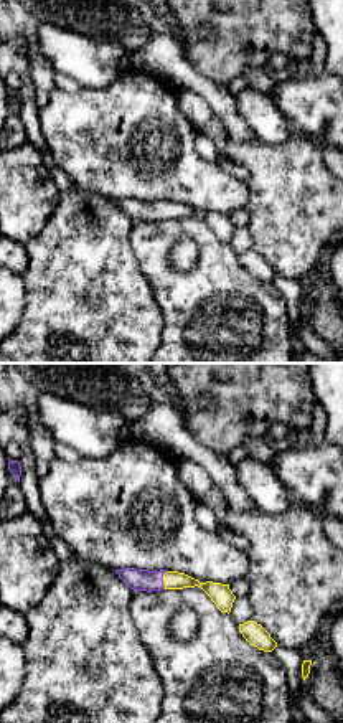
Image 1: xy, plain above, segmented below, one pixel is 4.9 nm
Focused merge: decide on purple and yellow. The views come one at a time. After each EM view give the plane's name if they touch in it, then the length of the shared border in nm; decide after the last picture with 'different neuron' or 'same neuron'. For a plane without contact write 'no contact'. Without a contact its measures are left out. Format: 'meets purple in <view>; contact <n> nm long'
meets purple in xy; contact 90 nm long

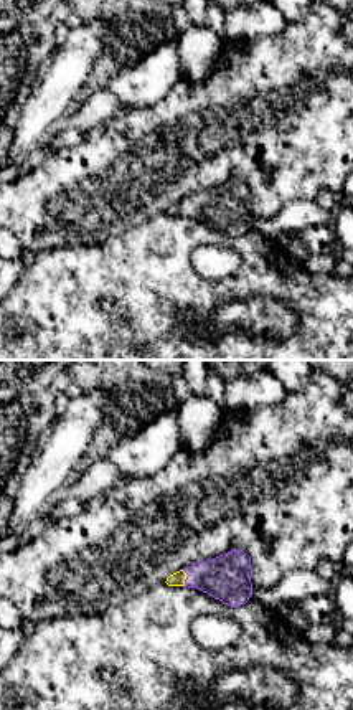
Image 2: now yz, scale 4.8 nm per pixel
meets purple in yz; contact 80 nm long

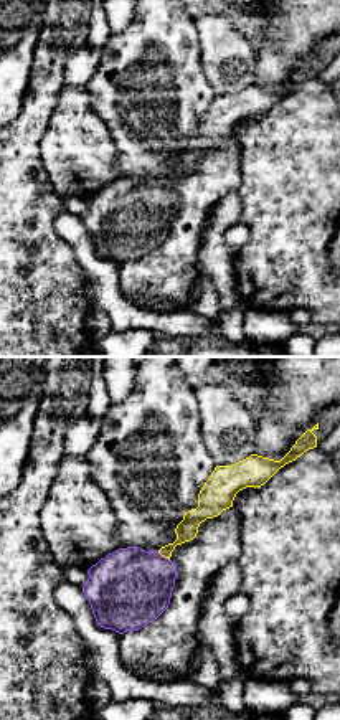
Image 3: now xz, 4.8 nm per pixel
meets purple in xz; contact 80 nm long

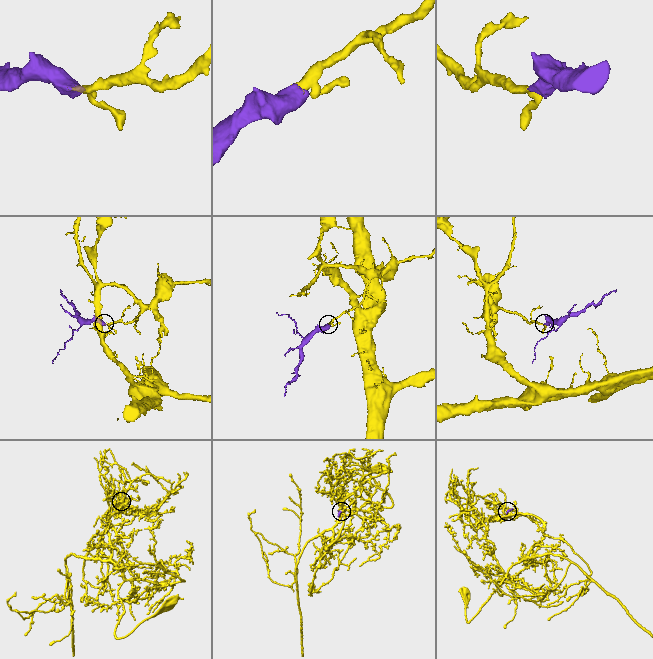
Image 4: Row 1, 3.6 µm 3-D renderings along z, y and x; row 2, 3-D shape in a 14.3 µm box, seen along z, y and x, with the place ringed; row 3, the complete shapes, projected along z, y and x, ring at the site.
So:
same neuron

